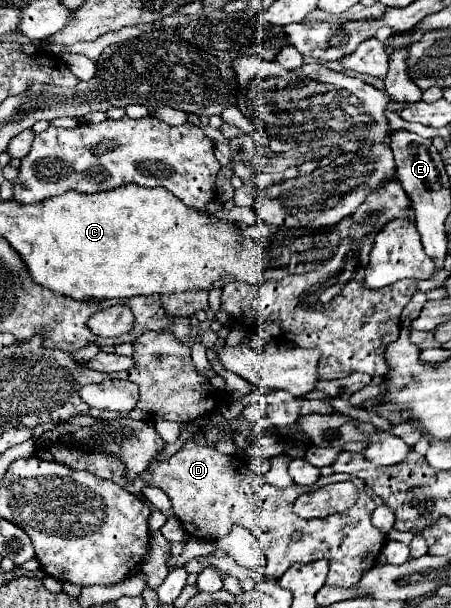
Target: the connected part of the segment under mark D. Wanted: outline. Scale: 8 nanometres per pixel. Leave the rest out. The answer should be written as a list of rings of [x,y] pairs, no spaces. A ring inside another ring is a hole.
[[[187,440],[185,446],[175,452],[173,456],[165,458],[165,460],[157,460],[151,462],[151,466],[137,476],[135,480],[123,480],[125,470],[123,470],[123,462],[121,458],[113,456],[113,454],[105,454],[105,452],[87,452],[81,446],[69,446],[69,444],[37,444],[35,454],[41,460],[49,460],[49,462],[59,462],[65,464],[73,470],[87,470],[99,478],[111,480],[119,486],[123,486],[125,490],[129,490],[131,494],[139,496],[141,490],[145,486],[155,486],[161,488],[169,500],[171,500],[171,510],[173,514],[181,520],[181,524],[185,526],[185,530],[189,532],[189,536],[199,538],[199,540],[217,540],[223,538],[231,532],[233,526],[241,524],[243,528],[251,530],[253,534],[257,534],[259,542],[263,544],[266,555],[265,573],[272,579],[279,579],[291,564],[299,564],[299,562],[313,562],[317,558],[325,558],[329,562],[329,574],[327,574],[327,586],[343,586],[349,588],[355,582],[361,580],[363,572],[367,568],[373,568],[377,562],[377,556],[381,552],[381,548],[385,546],[385,534],[381,530],[377,530],[371,524],[371,514],[375,510],[375,502],[371,496],[361,496],[349,510],[345,512],[330,515],[326,518],[313,518],[313,520],[303,520],[293,512],[293,504],[297,500],[297,496],[301,494],[301,486],[293,484],[289,488],[277,488],[273,484],[267,482],[265,476],[253,472],[251,468],[247,468],[243,464],[243,460],[239,456],[227,456],[221,454],[215,444],[199,444],[195,440]]]

